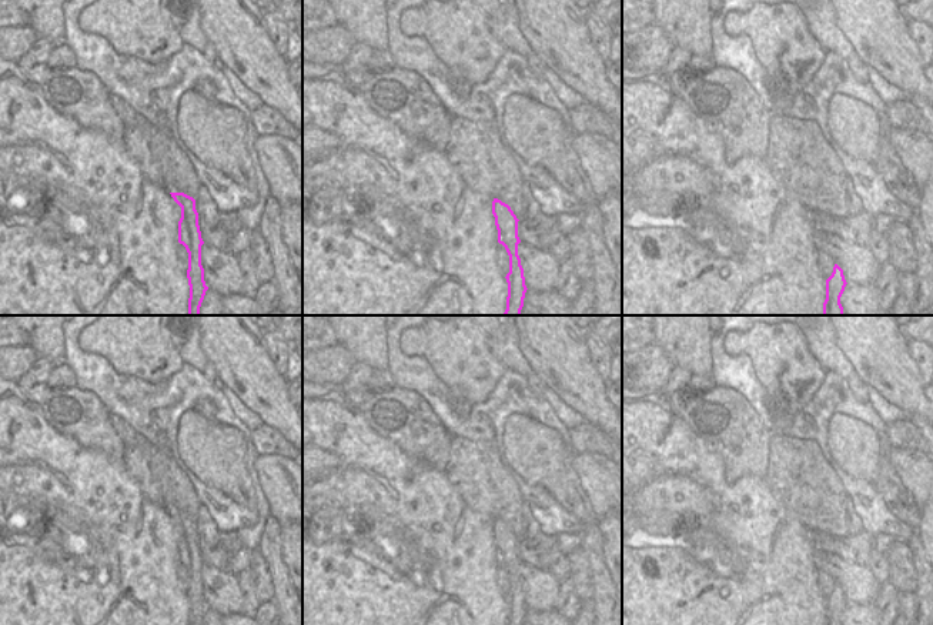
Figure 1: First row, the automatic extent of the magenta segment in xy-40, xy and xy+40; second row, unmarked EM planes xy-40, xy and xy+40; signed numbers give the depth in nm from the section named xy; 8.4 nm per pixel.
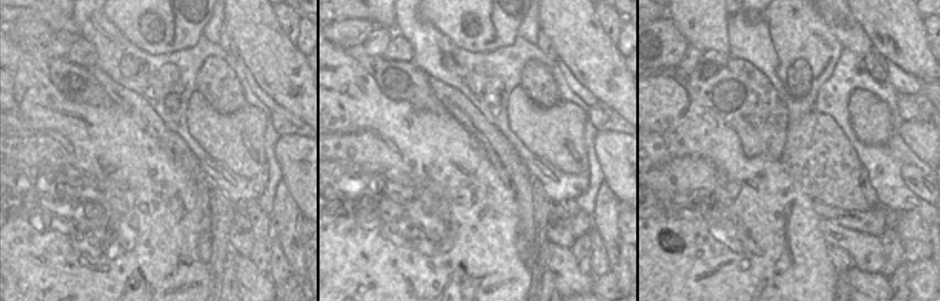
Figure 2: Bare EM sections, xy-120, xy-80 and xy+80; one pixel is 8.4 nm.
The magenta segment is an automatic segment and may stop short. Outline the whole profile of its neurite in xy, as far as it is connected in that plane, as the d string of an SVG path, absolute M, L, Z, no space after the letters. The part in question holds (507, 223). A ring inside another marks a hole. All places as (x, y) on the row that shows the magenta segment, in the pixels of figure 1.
M451 117L445 150L451 166L474 191L491 197L498 243L509 255L508 297L504 315L521 315L526 293L524 268L518 255L518 221L525 211L519 168L502 143L494 123L474 123Z

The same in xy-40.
M110 94L110 101L124 124L124 146L143 176L170 191L181 207L178 243L188 253L187 278L190 285L188 315L200 315L208 287L201 265L201 231L195 198L201 183L188 157L177 147L171 133L151 124L136 113L123 98Z

